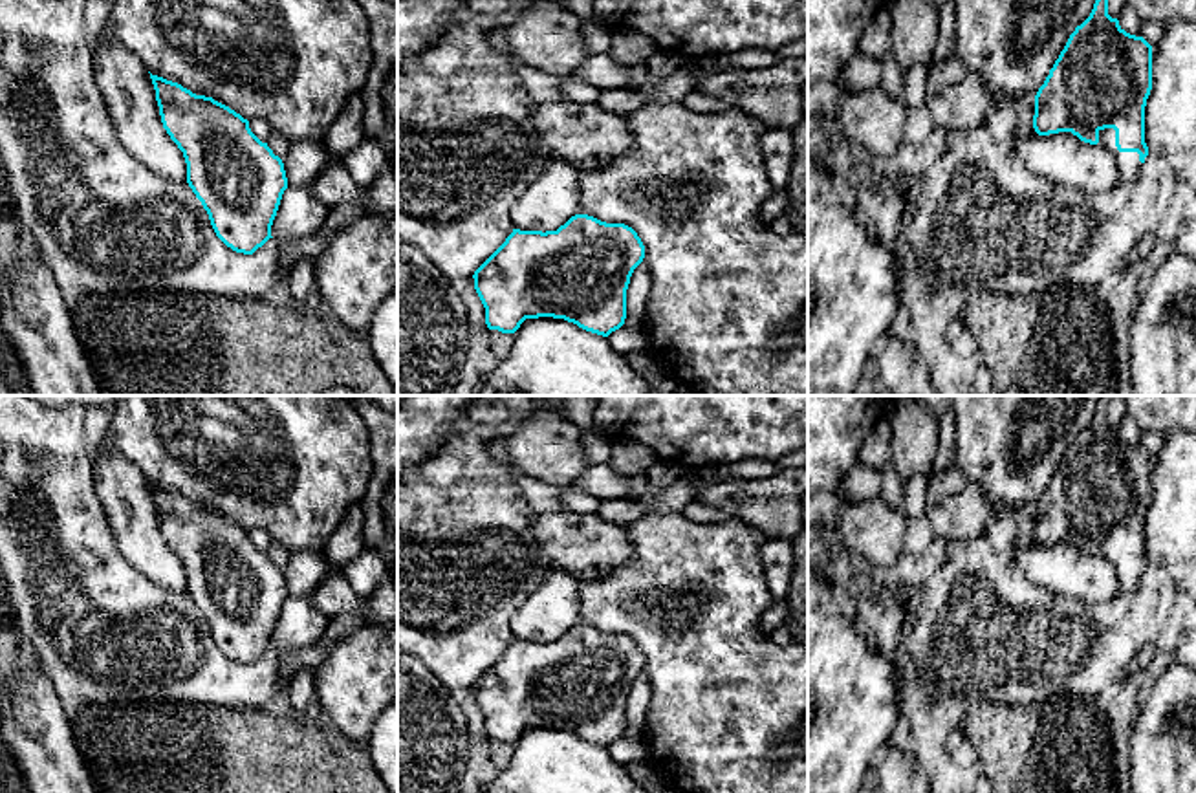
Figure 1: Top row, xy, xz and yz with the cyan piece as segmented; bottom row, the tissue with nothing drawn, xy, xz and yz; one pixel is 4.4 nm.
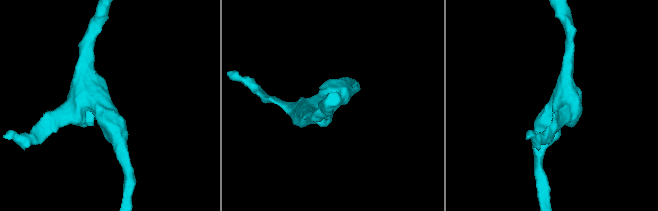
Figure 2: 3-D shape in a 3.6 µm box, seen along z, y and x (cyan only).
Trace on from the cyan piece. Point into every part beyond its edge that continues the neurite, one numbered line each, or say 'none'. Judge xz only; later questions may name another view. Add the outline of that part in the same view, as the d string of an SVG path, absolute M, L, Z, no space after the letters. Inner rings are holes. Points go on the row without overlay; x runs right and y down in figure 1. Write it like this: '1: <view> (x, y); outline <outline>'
none

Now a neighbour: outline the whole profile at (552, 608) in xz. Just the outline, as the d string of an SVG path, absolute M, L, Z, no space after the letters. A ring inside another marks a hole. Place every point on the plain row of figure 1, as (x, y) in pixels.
M551 570L513 614L509 621L513 637L520 641L557 641L579 625L579 582L562 570Z

